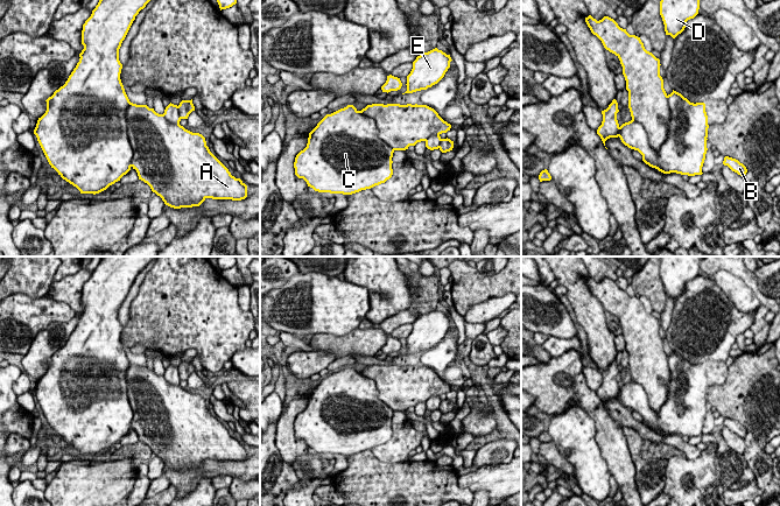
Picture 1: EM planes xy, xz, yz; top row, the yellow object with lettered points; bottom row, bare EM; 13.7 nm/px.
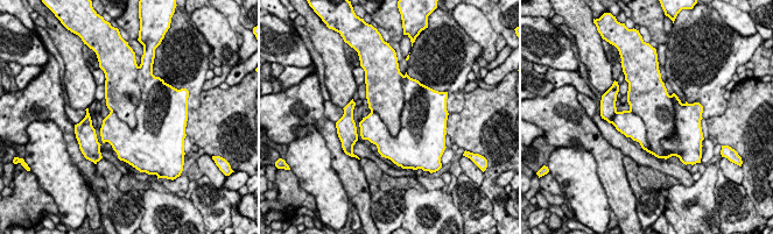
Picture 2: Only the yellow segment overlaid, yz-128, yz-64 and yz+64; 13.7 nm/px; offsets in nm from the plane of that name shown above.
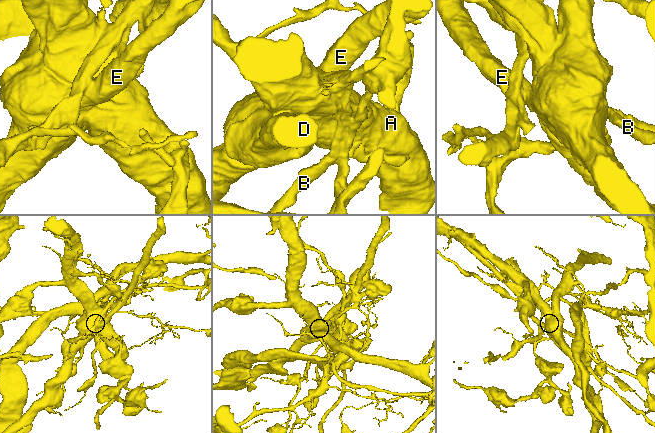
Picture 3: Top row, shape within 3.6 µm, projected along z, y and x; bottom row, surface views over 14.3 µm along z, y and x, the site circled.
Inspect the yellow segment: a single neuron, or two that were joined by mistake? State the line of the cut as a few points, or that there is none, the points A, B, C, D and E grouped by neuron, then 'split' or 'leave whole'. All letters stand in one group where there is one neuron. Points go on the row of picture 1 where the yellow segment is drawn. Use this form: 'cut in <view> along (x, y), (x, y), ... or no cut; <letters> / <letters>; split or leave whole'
cut in yz along (667, 96), (669, 105), (668, 135), (655, 152); A / B C D E; split

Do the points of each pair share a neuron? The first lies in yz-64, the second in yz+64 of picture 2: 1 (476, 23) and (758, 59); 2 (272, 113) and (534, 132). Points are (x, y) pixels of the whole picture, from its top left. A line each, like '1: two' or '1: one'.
1: two
2: two

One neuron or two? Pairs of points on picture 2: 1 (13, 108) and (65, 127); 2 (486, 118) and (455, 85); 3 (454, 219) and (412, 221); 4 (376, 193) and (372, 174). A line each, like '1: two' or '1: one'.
1: one
2: two
3: one
4: one

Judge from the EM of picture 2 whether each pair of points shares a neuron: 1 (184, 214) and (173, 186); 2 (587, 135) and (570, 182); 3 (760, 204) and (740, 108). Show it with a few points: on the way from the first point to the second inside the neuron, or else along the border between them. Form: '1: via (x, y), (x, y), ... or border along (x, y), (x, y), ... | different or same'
1: border along (168, 190), (176, 193) | different
2: border along (555, 147), (581, 146), (594, 157), (597, 171) | different
3: via (756, 181), (753, 157), (749, 151), (749, 132) | same

